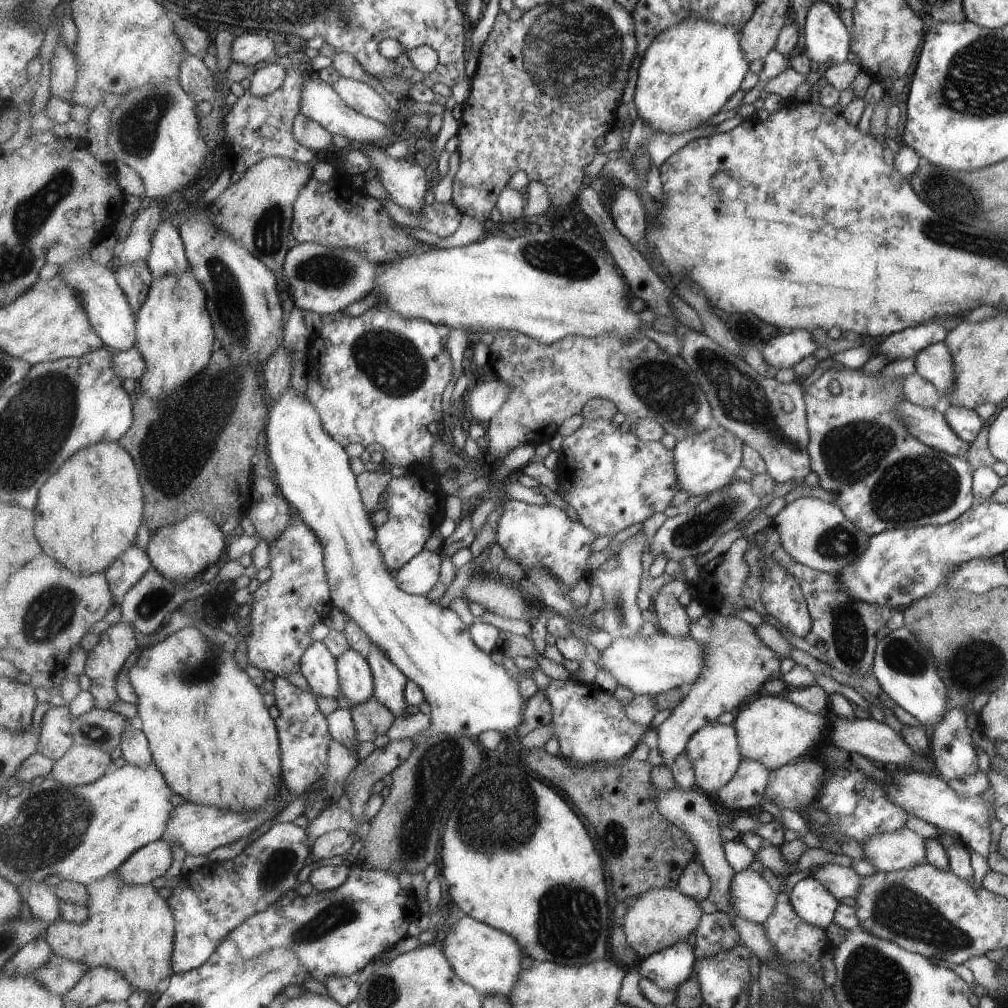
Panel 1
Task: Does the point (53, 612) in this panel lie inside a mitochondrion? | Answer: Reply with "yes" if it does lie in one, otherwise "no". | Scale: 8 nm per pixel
yes

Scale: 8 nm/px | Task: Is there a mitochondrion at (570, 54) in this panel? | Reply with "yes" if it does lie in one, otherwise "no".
yes

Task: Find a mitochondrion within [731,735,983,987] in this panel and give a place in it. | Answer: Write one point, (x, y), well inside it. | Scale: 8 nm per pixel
(896, 909)

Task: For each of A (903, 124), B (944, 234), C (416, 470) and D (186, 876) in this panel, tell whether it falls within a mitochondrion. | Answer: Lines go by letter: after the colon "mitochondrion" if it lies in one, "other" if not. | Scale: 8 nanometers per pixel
A: other
B: mitochondrion
C: other
D: other

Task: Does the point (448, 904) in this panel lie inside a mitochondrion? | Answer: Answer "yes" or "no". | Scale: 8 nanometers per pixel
no

